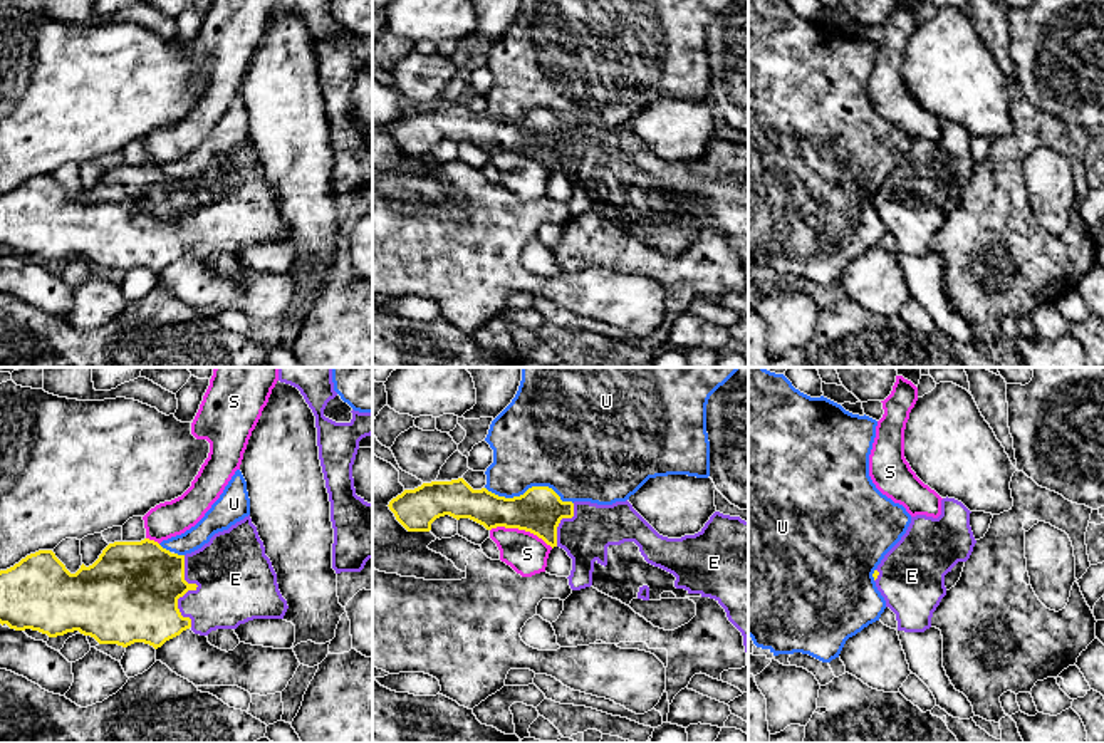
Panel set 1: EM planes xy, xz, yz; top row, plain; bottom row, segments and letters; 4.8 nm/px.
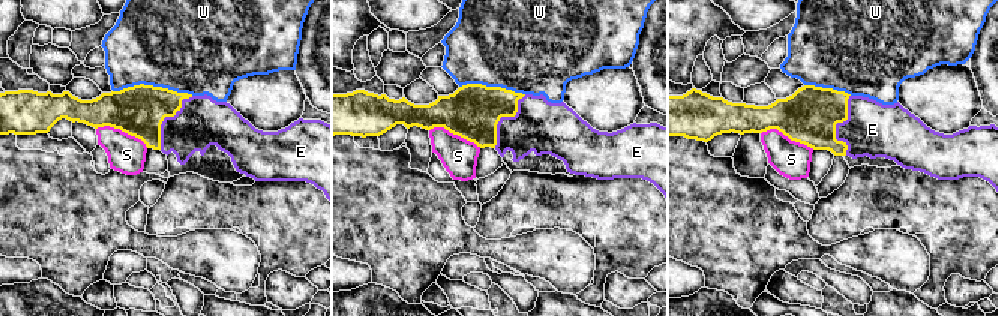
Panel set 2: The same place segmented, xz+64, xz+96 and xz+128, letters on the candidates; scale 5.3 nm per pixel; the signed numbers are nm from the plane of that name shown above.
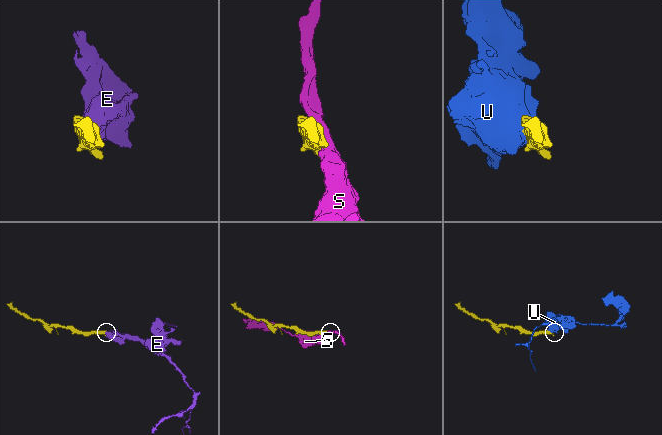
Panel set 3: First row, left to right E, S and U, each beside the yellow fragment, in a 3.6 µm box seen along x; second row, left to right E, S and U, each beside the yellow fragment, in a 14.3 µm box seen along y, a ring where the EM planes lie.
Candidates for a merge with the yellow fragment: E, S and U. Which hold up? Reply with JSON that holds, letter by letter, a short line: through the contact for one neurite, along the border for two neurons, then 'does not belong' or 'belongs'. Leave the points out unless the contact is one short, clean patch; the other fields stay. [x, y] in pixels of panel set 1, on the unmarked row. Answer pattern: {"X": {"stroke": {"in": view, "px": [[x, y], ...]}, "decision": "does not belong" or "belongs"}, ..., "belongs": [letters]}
{"E": {"decision": "belongs"}, "S": {"decision": "does not belong"}, "U": {"decision": "does not belong"}, "belongs": ["E"]}

